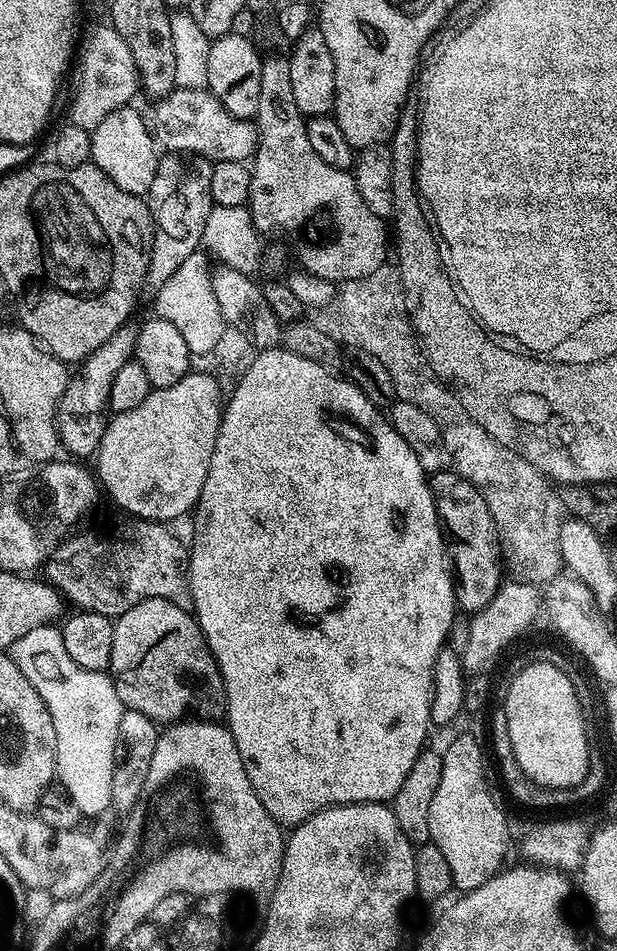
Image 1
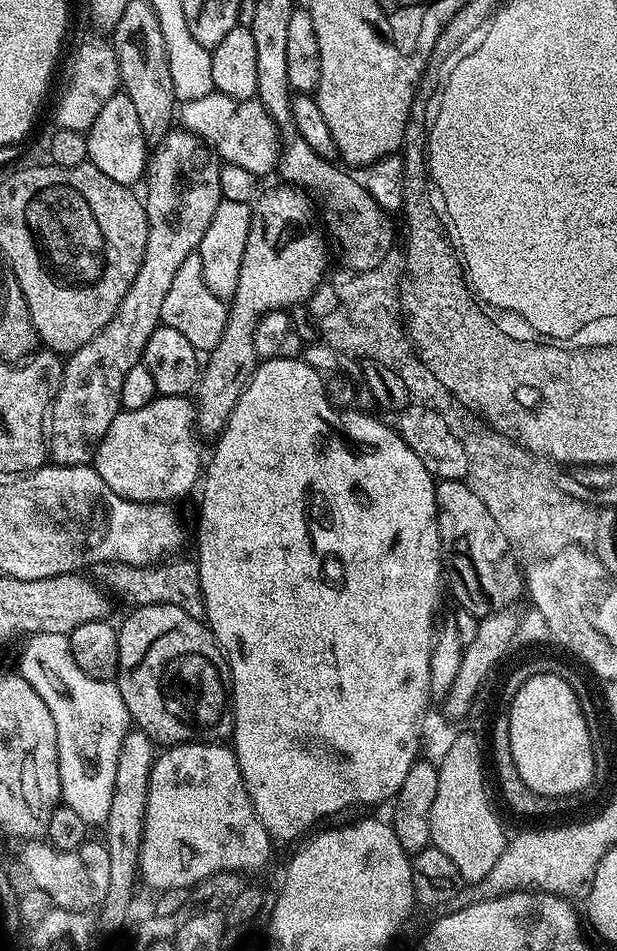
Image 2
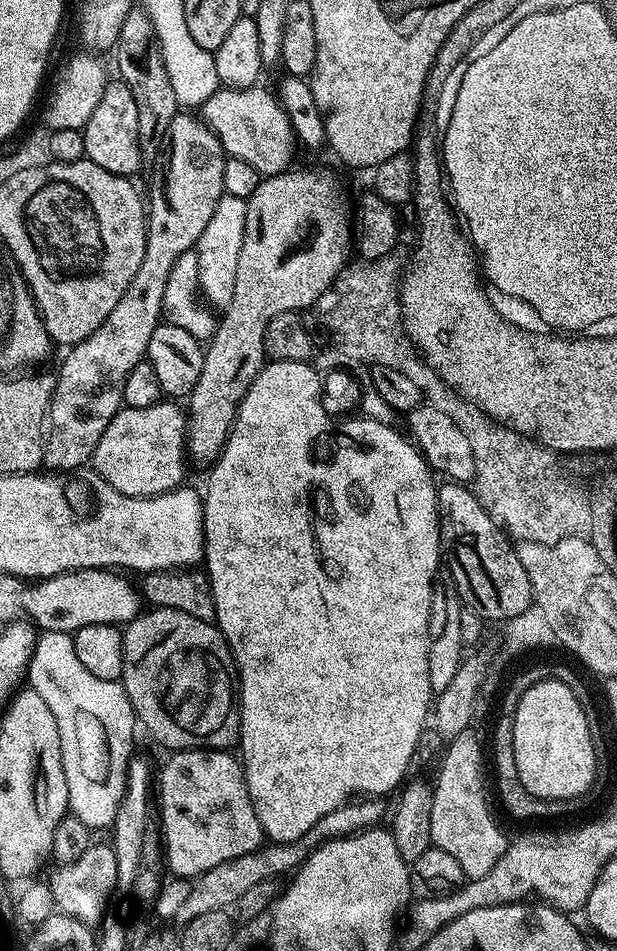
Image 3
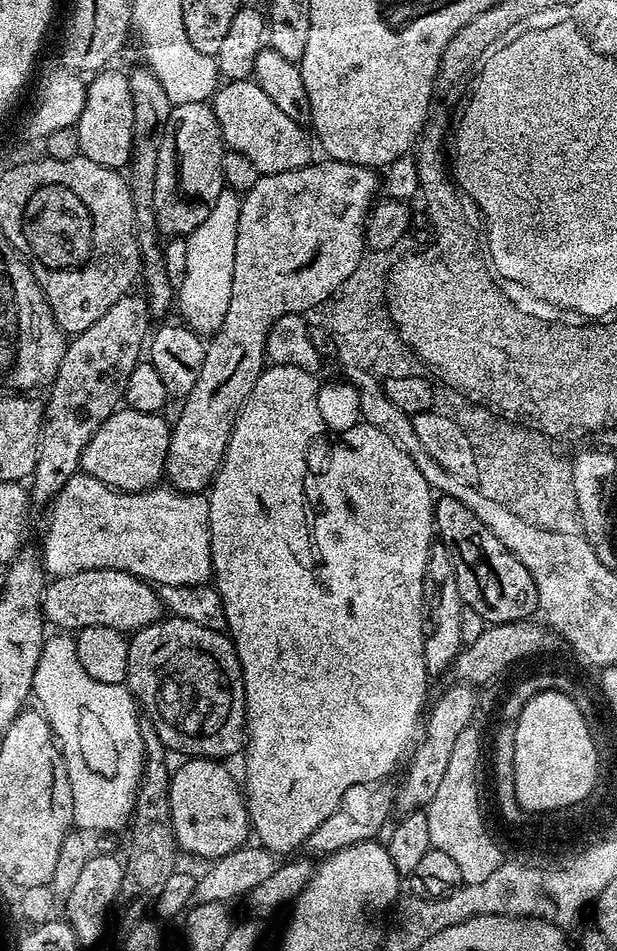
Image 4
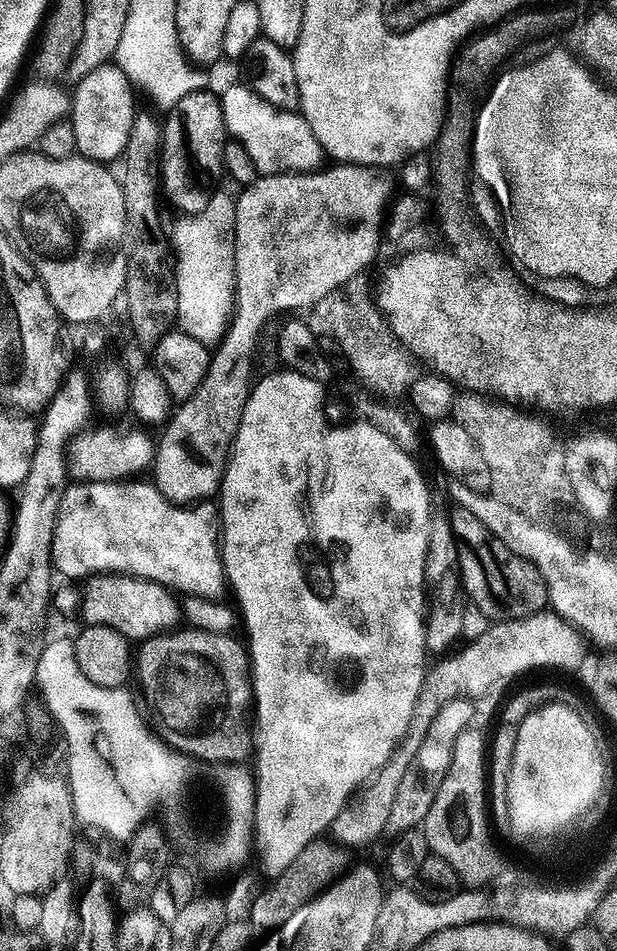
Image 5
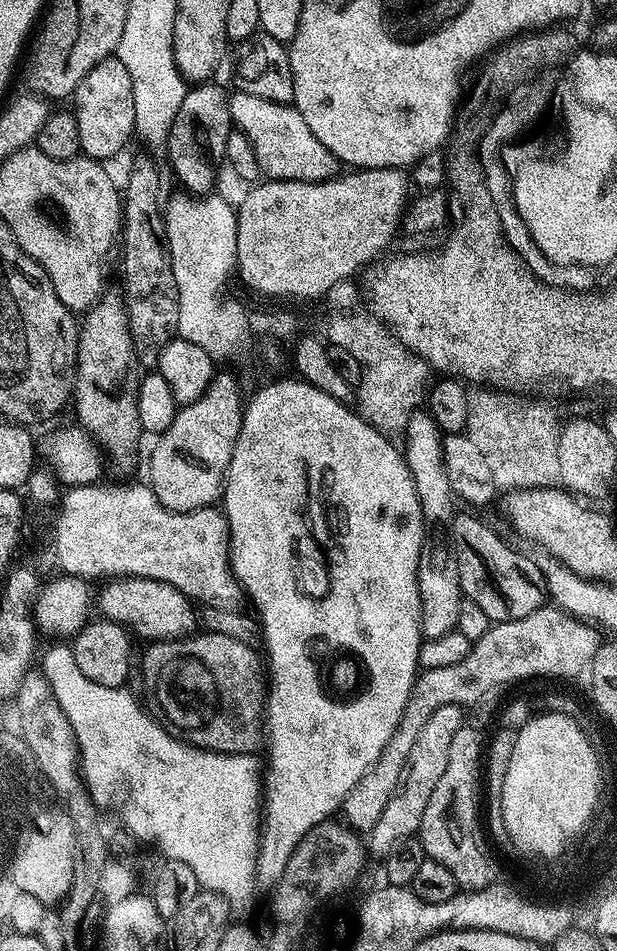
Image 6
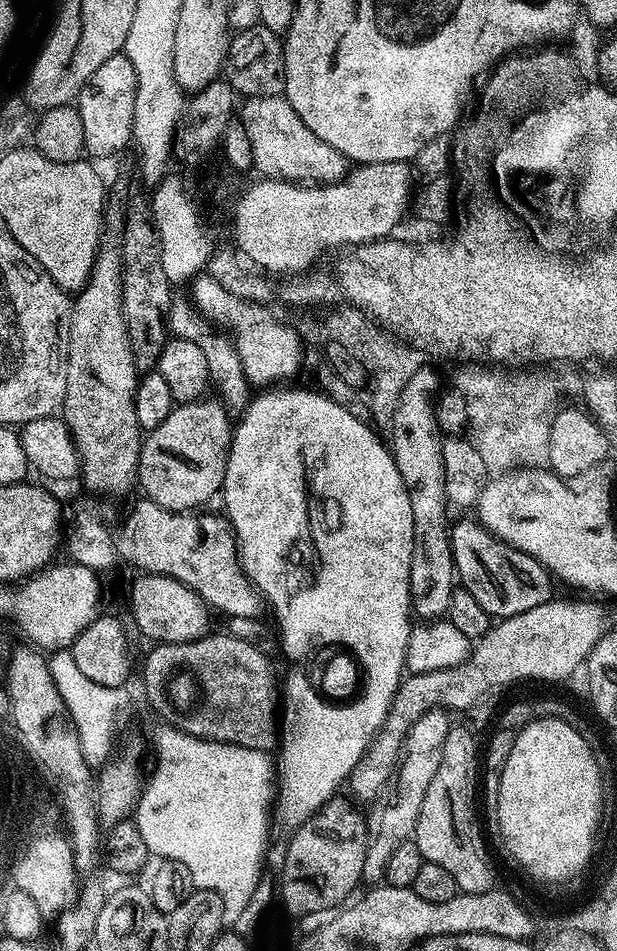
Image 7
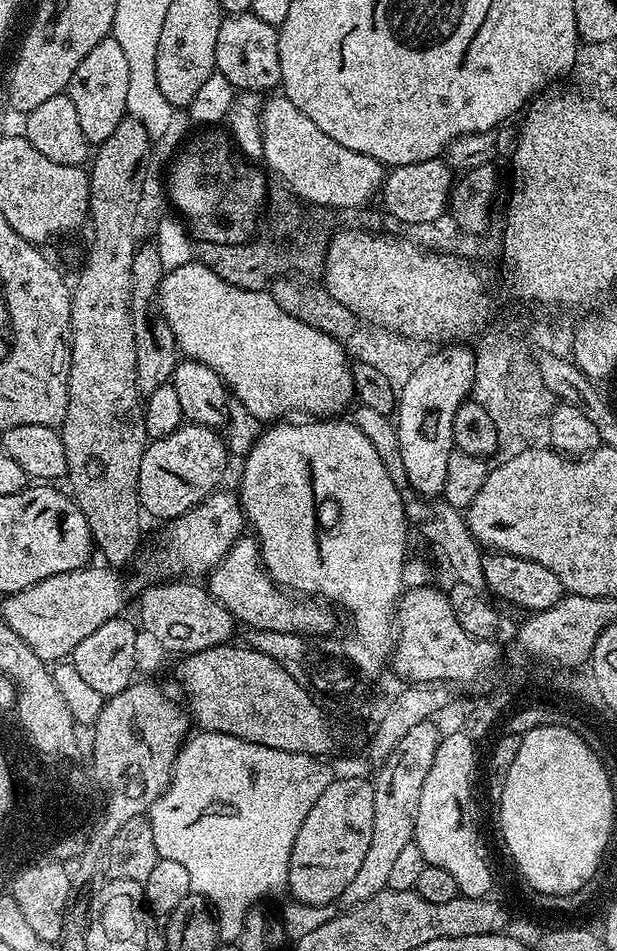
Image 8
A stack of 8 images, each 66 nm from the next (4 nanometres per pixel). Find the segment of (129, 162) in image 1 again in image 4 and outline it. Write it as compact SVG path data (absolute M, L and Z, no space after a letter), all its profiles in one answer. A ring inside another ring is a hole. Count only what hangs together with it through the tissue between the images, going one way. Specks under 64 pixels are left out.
M101 70L87 81L88 93L82 114L76 123L80 155L117 170L123 169L132 159L132 131L136 107L130 94L130 82L125 73Z

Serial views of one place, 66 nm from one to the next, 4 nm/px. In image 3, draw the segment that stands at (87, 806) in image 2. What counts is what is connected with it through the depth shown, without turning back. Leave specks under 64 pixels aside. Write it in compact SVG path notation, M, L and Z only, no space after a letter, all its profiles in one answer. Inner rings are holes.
M46 631L36 637L36 649L28 664L26 680L31 691L37 692L42 702L50 706L54 722L58 722L71 815L84 820L90 829L111 829L114 814L118 814L122 802L138 727L136 713L123 683L94 678L94 674L78 662L69 633Z

